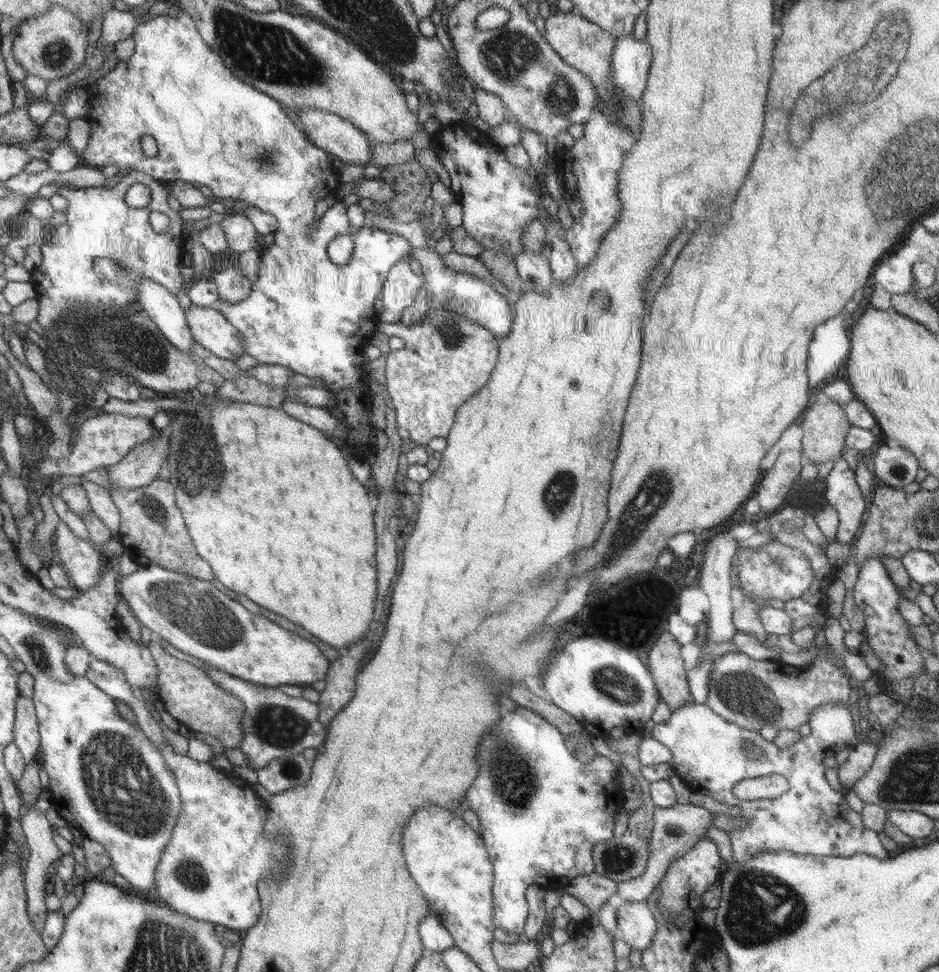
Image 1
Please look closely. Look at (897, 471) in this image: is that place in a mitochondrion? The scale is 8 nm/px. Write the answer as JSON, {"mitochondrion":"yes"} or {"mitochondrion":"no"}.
{"mitochondrion":"yes"}

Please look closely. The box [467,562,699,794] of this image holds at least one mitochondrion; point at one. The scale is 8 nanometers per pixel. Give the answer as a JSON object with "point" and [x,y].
{"point":[617,682]}

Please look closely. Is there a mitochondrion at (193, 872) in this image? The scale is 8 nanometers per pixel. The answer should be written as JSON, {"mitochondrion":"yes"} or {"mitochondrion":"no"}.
{"mitochondrion":"yes"}

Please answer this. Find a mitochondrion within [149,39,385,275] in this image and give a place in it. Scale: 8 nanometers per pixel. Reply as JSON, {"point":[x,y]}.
{"point":[265,157]}

